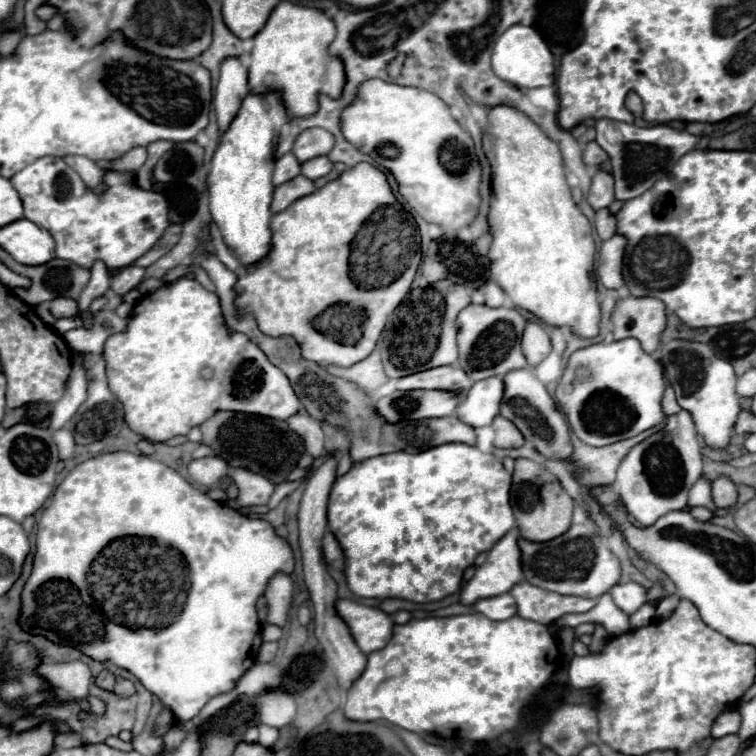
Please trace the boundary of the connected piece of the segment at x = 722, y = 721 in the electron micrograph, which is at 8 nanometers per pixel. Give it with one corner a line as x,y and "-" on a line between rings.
735,708
725,710
715,720
715,724
711,728
711,738
721,738
721,736
727,736
727,734
737,734
739,728
741,728
741,714
739,714
739,710
735,710

